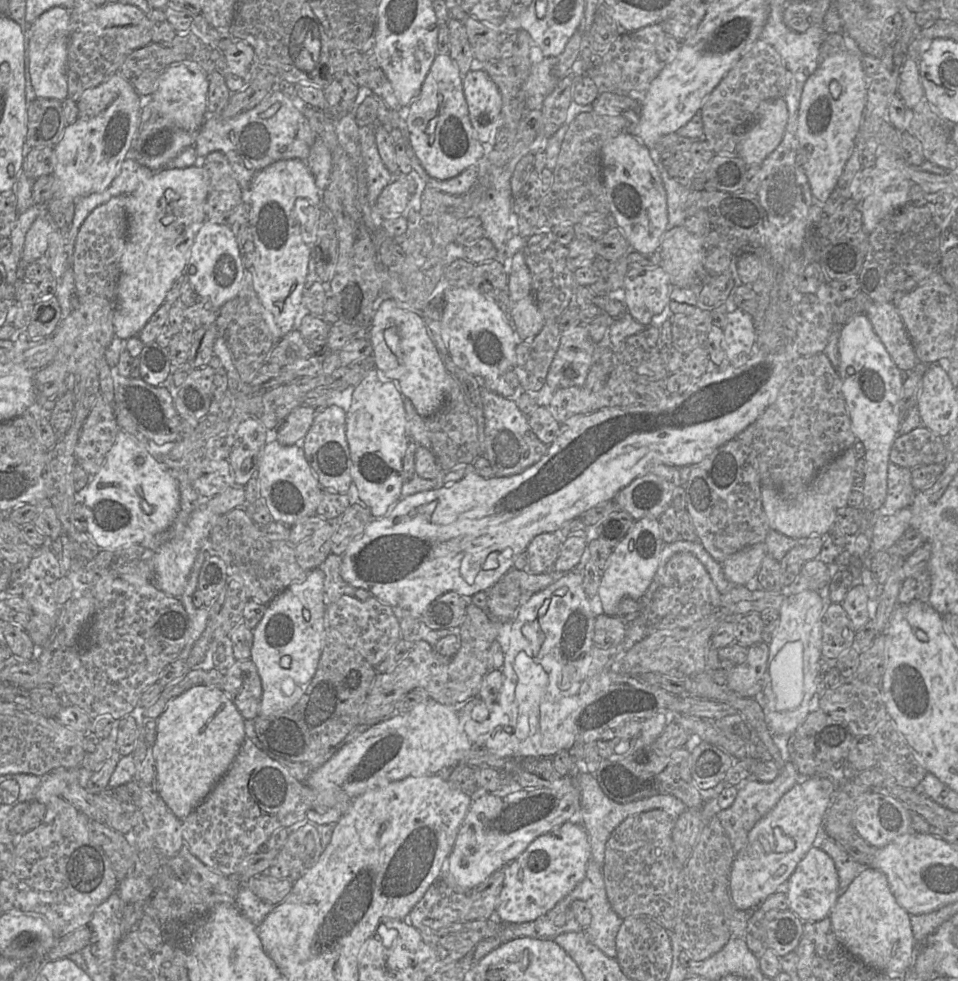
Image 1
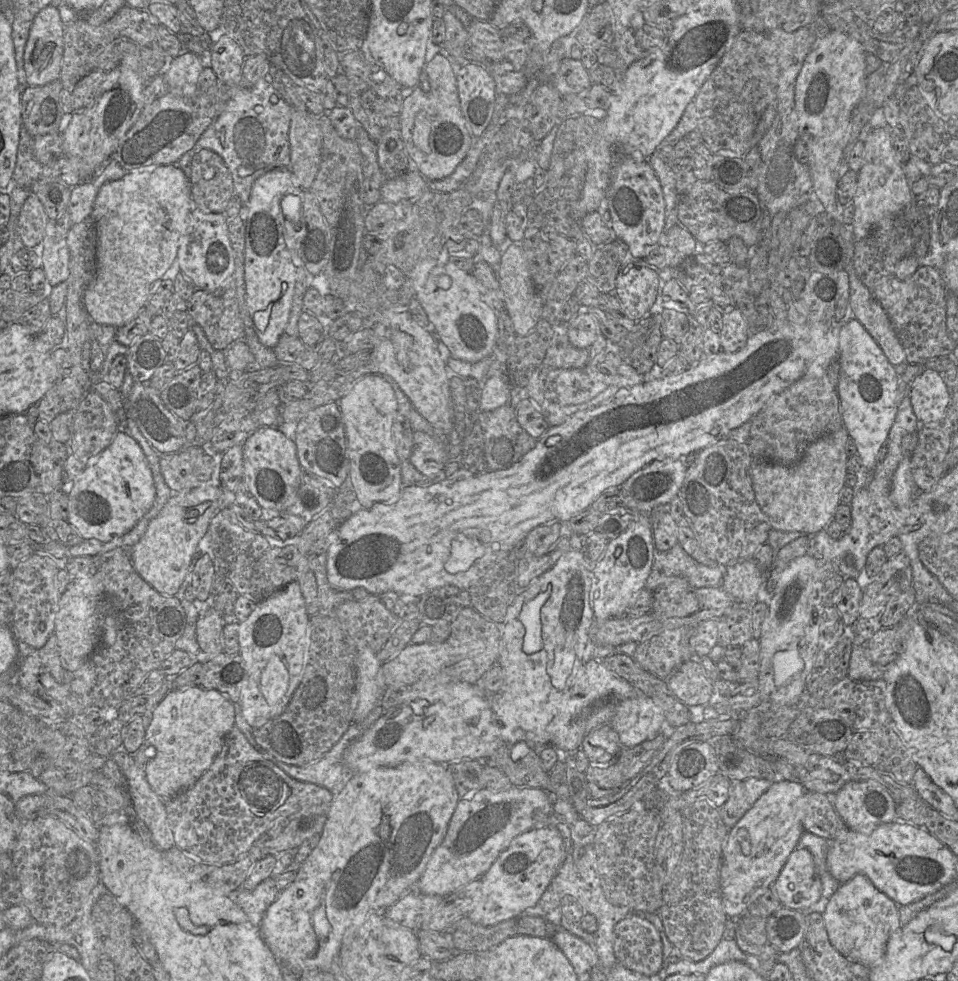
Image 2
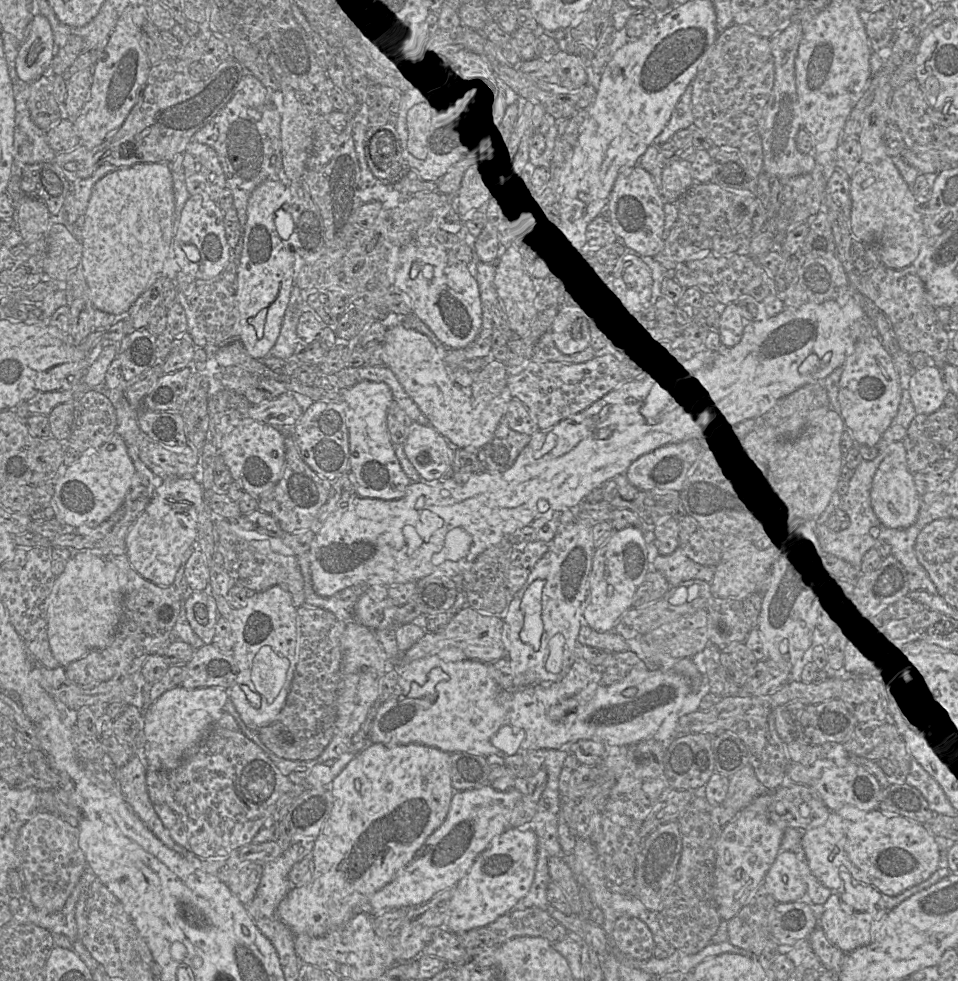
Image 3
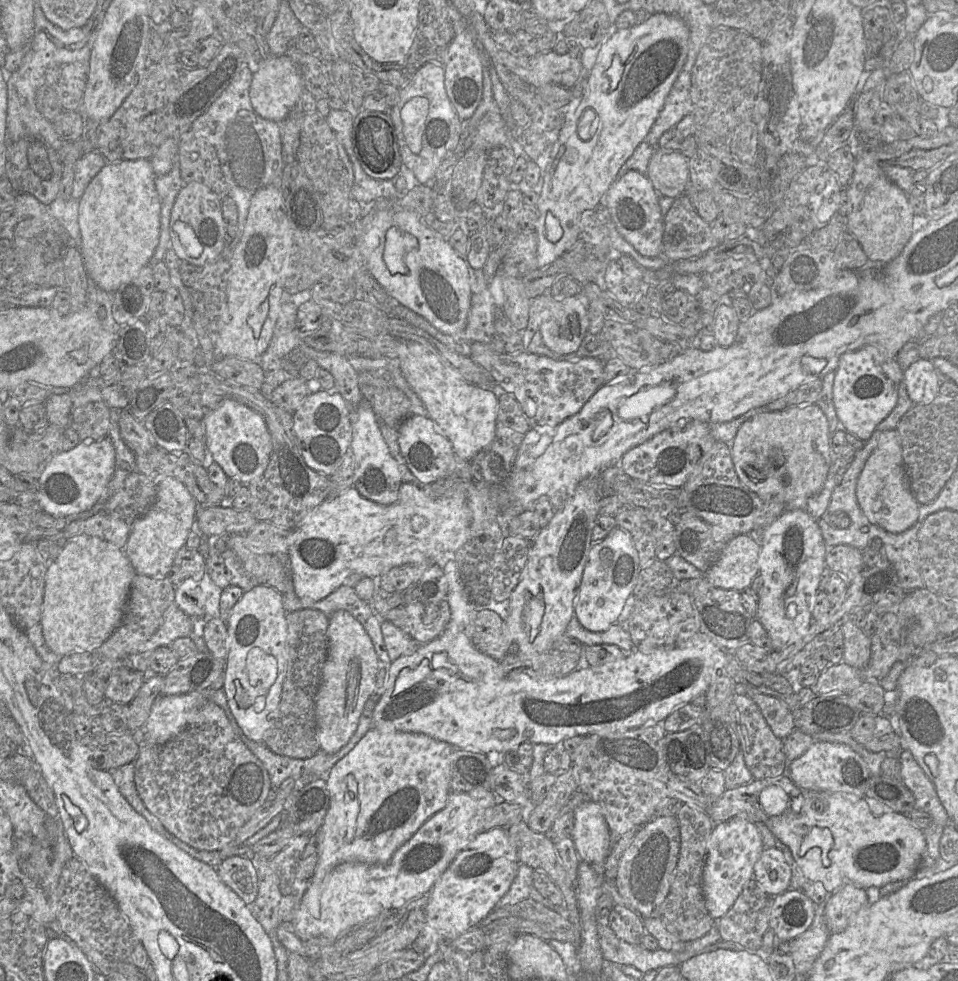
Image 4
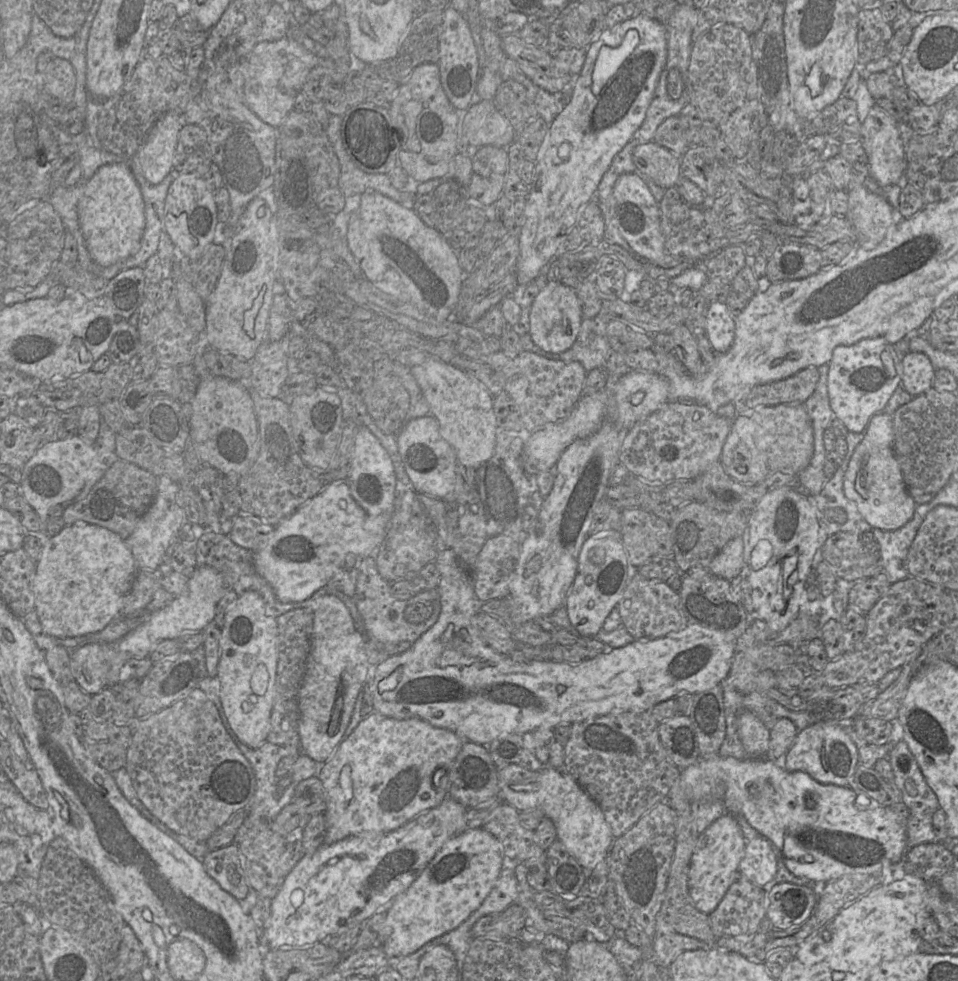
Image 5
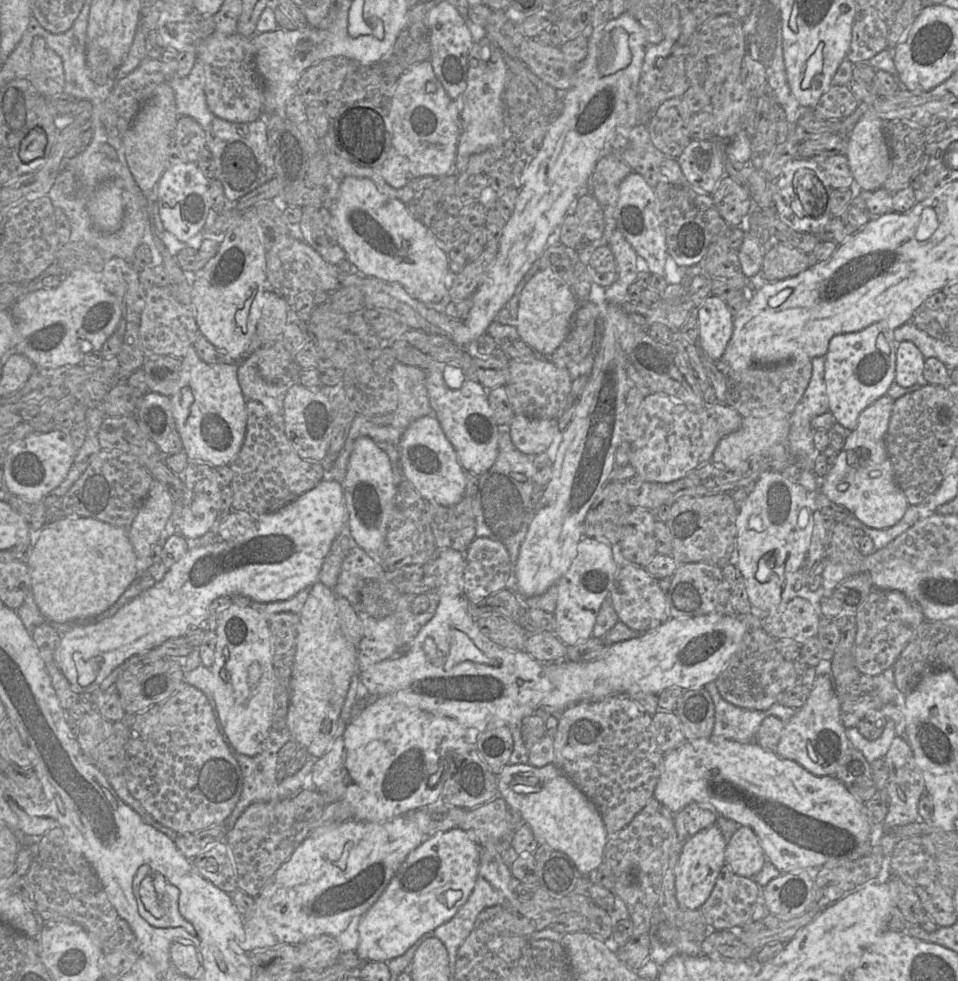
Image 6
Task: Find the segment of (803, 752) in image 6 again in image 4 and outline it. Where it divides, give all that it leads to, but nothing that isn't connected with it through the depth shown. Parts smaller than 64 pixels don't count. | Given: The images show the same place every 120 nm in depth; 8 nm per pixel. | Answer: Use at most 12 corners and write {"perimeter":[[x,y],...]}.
{"perimeter":[[814,742],[790,762],[802,790],[864,797],[871,774],[849,746]]}

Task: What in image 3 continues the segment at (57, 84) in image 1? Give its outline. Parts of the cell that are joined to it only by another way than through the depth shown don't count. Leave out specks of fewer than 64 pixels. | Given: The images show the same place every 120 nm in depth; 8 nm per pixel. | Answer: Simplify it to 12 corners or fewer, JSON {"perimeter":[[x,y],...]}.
{"perimeter":[[36,14],[19,46],[17,76],[47,73],[55,43],[49,21]]}

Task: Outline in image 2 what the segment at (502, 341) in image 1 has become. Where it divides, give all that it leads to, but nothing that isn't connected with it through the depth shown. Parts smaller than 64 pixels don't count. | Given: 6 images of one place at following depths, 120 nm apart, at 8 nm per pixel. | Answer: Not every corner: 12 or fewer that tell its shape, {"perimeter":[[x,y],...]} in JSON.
{"perimeter":[[449,259],[412,270],[415,298],[455,358],[493,354],[497,313]]}

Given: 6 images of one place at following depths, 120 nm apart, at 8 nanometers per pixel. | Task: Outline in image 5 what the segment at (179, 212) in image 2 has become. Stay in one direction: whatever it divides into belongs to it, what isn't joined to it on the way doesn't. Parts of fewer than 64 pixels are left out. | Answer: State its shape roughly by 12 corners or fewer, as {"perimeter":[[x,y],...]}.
{"perimeter":[[126,162],[82,185],[78,214],[91,258],[135,253],[145,229]]}

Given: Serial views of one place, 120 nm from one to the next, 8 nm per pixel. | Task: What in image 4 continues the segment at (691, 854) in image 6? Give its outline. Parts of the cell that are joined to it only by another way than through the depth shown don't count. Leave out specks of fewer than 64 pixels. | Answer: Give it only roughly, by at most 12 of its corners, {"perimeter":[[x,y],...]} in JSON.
{"perimeter":[[715,823],[703,891],[713,919],[724,916],[754,875],[764,849],[756,824]]}

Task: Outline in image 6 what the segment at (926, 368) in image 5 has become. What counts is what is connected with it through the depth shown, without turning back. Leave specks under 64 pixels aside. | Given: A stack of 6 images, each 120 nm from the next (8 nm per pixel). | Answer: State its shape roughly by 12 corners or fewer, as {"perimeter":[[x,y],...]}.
{"perimeter":[[910,341],[897,346],[895,382],[910,387],[926,382],[925,358]]}

